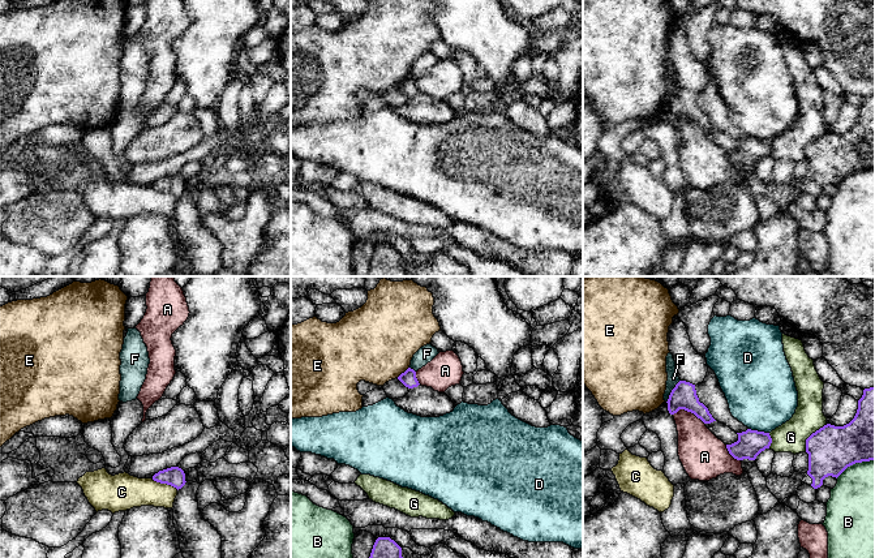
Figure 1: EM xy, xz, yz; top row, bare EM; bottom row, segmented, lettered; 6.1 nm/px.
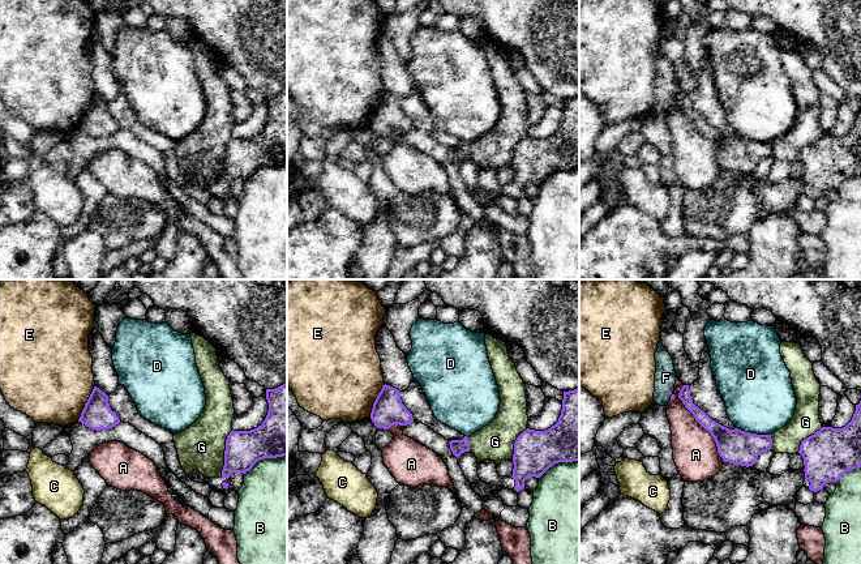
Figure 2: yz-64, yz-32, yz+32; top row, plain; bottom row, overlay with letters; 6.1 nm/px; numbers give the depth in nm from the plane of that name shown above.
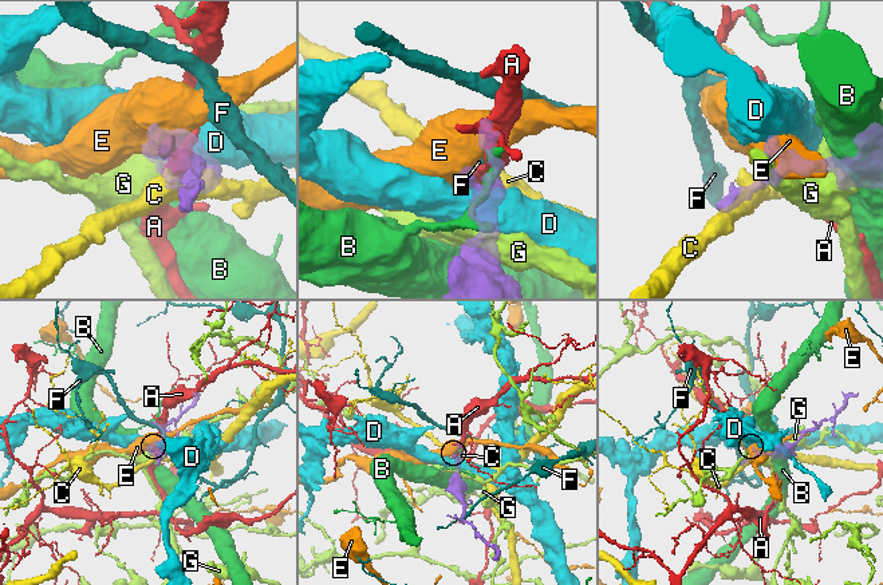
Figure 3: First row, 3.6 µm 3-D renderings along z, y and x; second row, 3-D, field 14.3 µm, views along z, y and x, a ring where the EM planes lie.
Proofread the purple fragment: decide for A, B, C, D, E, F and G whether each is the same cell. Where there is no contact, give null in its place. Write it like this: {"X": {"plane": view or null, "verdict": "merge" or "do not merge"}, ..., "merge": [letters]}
{"A": {"plane": "yz", "verdict": "do not merge"}, "B": {"plane": "yz", "verdict": "do not merge"}, "C": {"plane": "xy", "verdict": "do not merge"}, "D": {"plane": "yz", "verdict": "do not merge"}, "E": {"plane": "xz", "verdict": "do not merge"}, "F": {"plane": "yz", "verdict": "do not merge"}, "G": {"plane": "yz", "verdict": "do not merge"}, "merge": []}

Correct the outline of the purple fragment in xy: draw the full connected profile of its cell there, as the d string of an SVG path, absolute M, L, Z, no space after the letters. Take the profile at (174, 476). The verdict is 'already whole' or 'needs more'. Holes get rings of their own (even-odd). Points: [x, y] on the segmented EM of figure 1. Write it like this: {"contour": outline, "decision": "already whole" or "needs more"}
{"contour": "M171 467L163 471L159 471L153 476L153 480L160 484L167 484L177 490L185 485L185 473L179 467Z", "decision": "already whole"}

